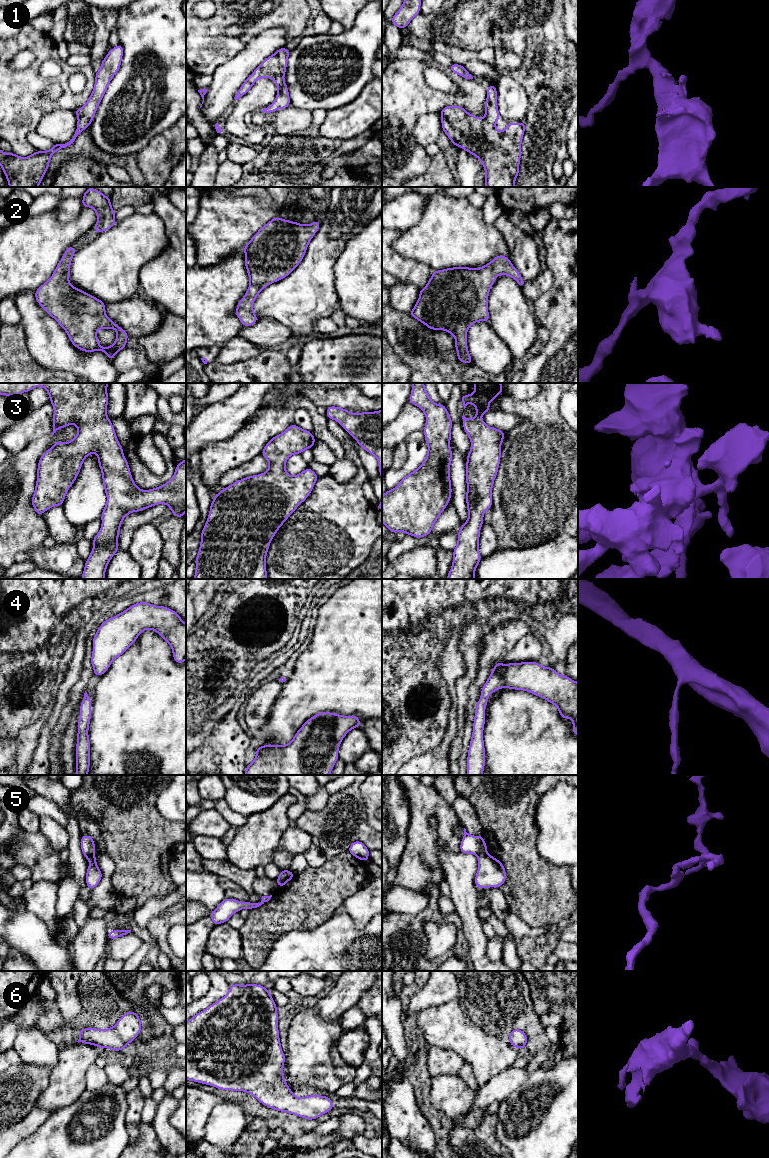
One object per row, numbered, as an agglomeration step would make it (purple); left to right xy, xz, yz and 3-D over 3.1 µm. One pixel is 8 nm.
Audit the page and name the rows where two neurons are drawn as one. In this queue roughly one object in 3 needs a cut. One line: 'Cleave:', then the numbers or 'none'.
Cleave: 5

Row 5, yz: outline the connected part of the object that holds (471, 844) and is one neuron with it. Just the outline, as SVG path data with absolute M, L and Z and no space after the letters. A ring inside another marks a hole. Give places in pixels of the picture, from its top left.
M464 828L464 836L460 844L461 853L470 853L479 855L487 852L487 844L484 841L483 835L473 836L466 832Z

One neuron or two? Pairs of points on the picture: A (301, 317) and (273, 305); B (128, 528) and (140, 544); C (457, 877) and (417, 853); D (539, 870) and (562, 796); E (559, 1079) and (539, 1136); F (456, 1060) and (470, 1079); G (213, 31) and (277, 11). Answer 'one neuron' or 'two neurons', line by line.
A: one neuron
B: two neurons
C: two neurons
D: two neurons
E: one neuron
F: two neurons
G: one neuron

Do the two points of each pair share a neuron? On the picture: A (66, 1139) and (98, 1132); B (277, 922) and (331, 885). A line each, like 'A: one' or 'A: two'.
A: one
B: one

